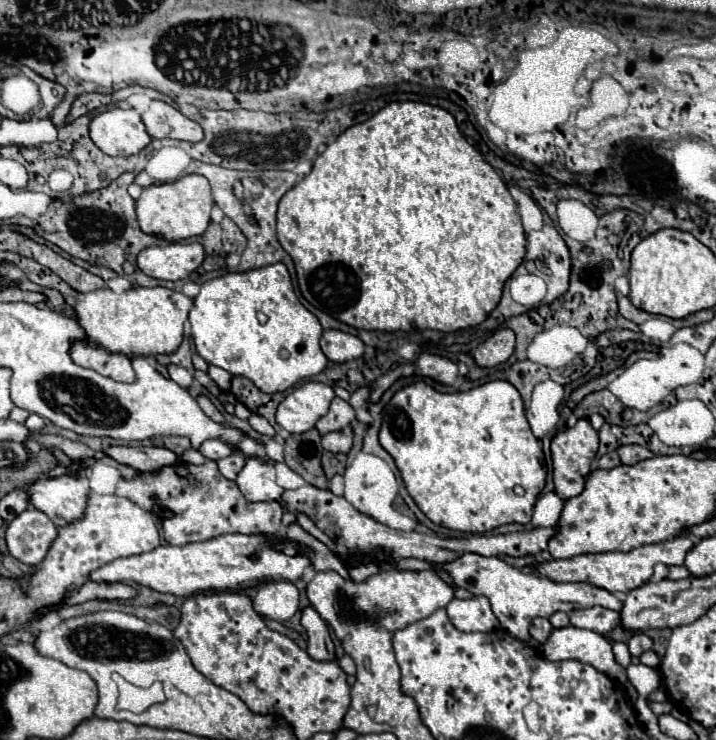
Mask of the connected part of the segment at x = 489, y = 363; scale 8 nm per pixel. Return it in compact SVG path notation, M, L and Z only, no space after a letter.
M498 329L478 345L478 349L474 351L474 359L480 367L494 367L498 363L504 363L514 353L514 343L516 335L512 329Z

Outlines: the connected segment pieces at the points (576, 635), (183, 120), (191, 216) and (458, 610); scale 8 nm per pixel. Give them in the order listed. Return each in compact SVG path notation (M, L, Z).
M574 625L552 629L546 643L540 645L540 651L550 661L576 659L582 663L590 663L598 671L606 673L610 679L618 683L626 683L626 669L616 663L610 643L594 631L580 629Z
M152 101L150 109L142 113L142 123L146 125L150 137L170 137L190 143L204 139L202 127L196 121L188 119L176 107L164 101Z
M184 175L174 183L150 185L136 201L136 213L140 229L148 235L160 235L168 241L180 241L194 235L202 235L210 223L210 209L214 205L210 183L202 175Z
M486 597L472 599L452 599L446 607L450 621L460 631L496 631L500 623L492 613L490 601Z

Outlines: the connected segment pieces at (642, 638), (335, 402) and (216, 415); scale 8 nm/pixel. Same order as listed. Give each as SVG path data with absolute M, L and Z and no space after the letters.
M636 633L636 635L632 635L630 641L628 641L628 649L630 649L630 653L632 653L634 657L640 657L644 651L652 649L652 639L650 639L648 635L644 635L644 633Z
M334 397L332 399L332 405L330 405L330 411L322 419L318 419L316 429L322 435L326 435L330 431L342 431L352 421L354 421L354 409L350 407L350 403L348 401L342 401L340 397Z
M198 395L198 403L200 403L200 407L204 409L204 413L206 413L210 419L214 419L216 423L222 423L222 421L224 421L222 413L216 409L216 405L214 405L206 395Z

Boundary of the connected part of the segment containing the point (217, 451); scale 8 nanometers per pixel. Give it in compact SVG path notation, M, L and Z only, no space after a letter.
M204 441L204 443L200 445L200 453L202 453L206 459L218 461L218 459L228 457L228 455L232 453L232 449L230 449L226 443L222 443L222 441Z

